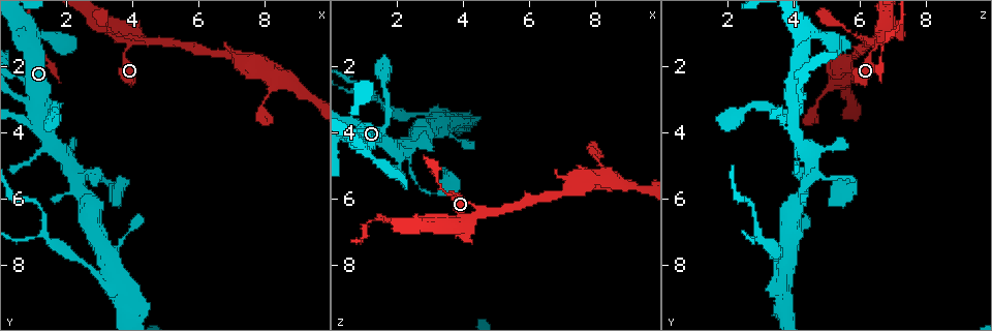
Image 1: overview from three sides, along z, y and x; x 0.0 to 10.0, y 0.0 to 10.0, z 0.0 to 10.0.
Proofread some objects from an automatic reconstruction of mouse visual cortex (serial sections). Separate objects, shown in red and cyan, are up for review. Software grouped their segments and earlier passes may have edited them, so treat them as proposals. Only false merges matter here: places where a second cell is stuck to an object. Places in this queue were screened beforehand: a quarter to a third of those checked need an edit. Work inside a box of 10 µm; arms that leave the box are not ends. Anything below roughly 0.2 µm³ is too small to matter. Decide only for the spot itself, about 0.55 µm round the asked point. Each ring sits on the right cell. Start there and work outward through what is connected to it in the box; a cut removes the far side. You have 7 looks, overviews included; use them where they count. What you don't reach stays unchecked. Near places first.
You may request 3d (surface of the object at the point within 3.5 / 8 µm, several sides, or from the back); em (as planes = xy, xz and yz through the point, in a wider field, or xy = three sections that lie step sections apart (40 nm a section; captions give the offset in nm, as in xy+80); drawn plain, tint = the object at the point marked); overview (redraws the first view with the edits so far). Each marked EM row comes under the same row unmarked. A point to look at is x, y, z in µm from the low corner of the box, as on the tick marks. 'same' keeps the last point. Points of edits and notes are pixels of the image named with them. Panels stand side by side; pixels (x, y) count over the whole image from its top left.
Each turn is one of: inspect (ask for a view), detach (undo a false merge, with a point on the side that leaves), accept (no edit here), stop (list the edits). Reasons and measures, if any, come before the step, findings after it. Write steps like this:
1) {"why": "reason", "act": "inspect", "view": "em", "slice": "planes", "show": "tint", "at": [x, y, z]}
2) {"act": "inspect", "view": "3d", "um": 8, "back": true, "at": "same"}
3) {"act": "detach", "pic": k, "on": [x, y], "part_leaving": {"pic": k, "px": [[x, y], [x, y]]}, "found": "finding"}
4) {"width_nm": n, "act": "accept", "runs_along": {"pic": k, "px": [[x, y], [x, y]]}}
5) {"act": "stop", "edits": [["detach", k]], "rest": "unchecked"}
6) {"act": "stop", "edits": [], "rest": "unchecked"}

{"why": "abrupt turn", "act": "inspect", "view": "3d", "um": 3.5, "at": [4.10, 1.20, 6.60]}

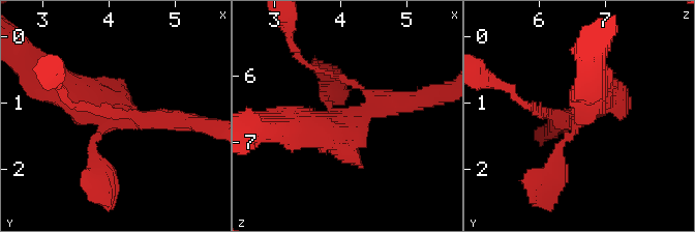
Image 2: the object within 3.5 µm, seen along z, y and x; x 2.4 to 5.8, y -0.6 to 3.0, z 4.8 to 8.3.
{"act": "inspect", "view": "em", "slice": "xy", "step": 2, "show": "tint", "at": "same"}

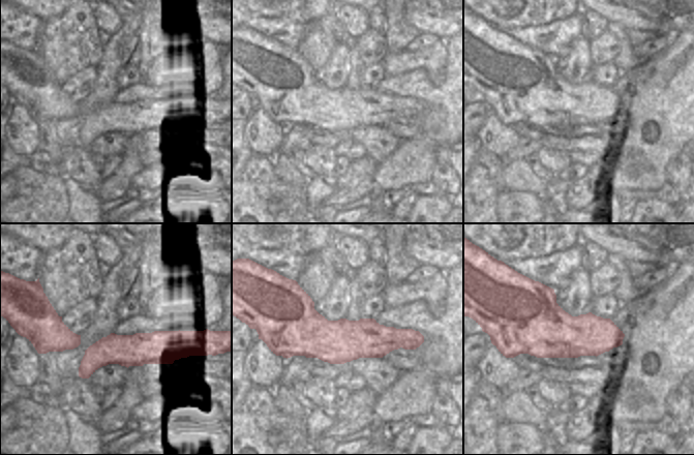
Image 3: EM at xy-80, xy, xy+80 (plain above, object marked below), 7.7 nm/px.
{"why": "another direction", "act": "inspect", "view": "em", "slice": "xy", "step": 5, "show": "tint", "at": "same"}

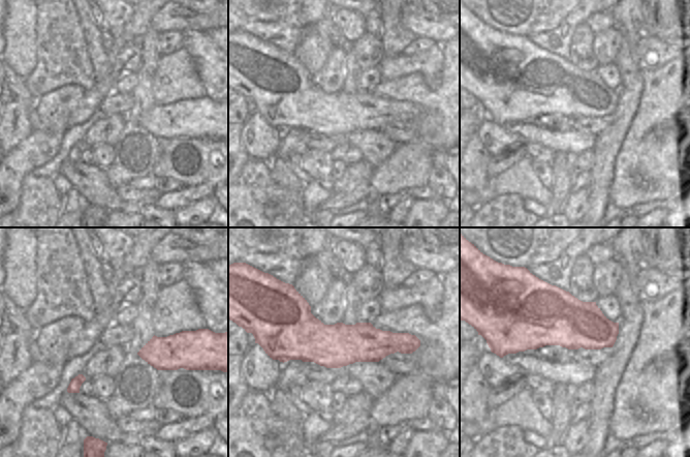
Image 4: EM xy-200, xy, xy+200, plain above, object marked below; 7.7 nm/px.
{"act": "accept", "runs_along": {"pic": 4, "px": [[276, 335], [412, 348]]}, "found": "one cell here"}

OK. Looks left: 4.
{"why": "small branch off a trunk", "act": "inspect", "view": "3d", "um": 3.5, "at": [1.25, 3.60, 4.05]}

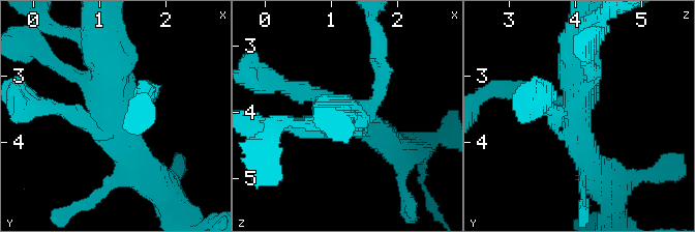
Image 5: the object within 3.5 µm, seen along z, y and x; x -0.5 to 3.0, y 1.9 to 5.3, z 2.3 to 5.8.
{"act": "inspect", "view": "em", "slice": "planes", "show": "tint", "at": [1.25, 3.55, 4.00]}

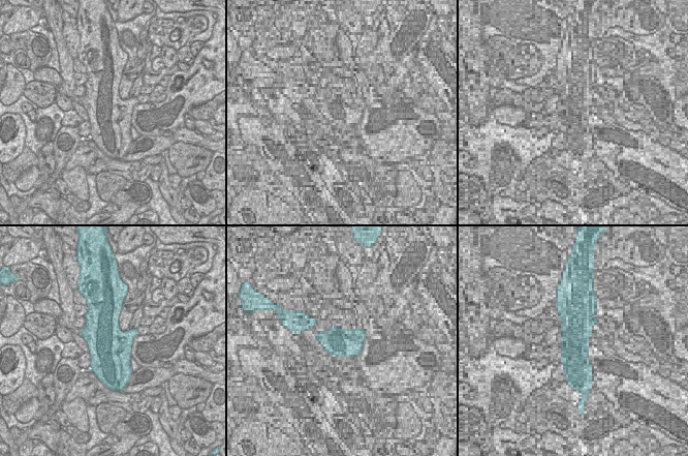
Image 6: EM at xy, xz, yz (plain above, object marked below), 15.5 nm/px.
{"act": "accept", "found": "one cell here"}

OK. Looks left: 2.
{"why": "three arms meet", "act": "inspect", "view": "3d", "um": 3.5, "at": [2.40, 5.25, 4.55]}

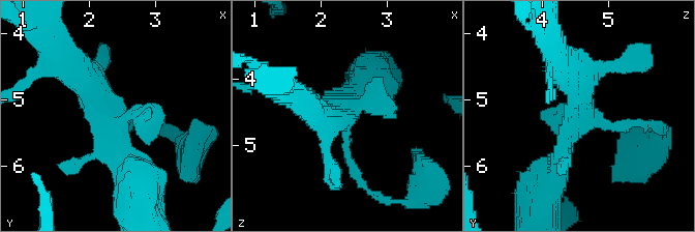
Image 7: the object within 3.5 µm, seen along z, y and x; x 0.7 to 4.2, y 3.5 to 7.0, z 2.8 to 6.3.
{"act": "inspect", "view": "em", "slice": "planes", "show": "tint", "at": [2.40, 5.25, 4.55]}

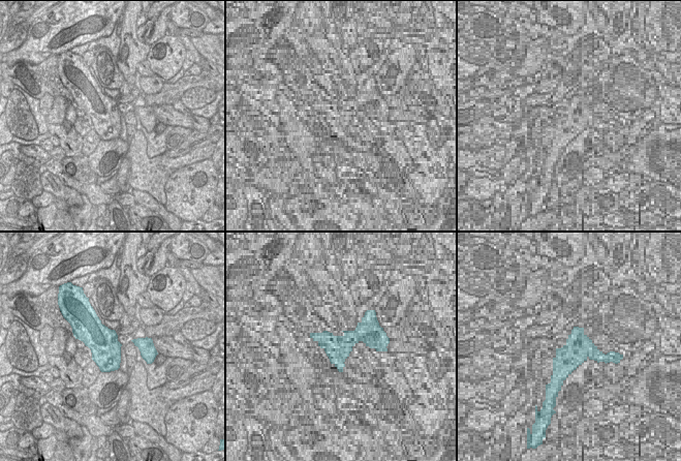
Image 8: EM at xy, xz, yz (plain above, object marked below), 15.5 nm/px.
{"width_nm": 460, "act": "accept", "runs_along": {"pic": 7, "px": [[69, 65], [114, 116], [132, 173]]}, "found": "continuous, no second cell"}

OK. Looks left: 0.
{"act": "stop", "edits": [], "rest": "unchecked"}

